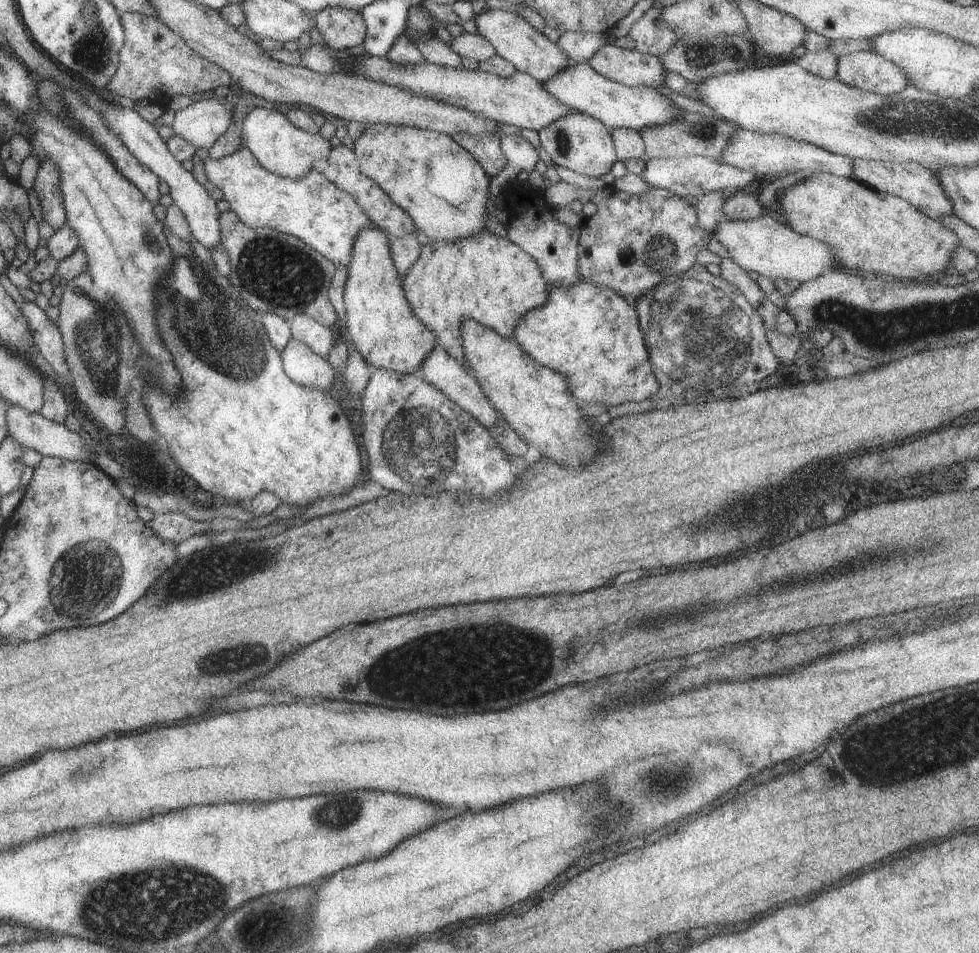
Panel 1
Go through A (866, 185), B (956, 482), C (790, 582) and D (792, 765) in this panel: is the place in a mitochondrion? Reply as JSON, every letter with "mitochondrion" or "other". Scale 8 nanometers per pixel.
{"A":"other","B":"other","C":"other","D":"other"}

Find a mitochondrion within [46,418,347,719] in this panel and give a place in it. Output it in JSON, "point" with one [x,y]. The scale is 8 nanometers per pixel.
{"point":[92,584]}

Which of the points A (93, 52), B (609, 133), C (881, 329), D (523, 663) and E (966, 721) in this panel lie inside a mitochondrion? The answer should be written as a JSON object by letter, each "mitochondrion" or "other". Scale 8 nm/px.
{"A":"mitochondrion","B":"other","C":"mitochondrion","D":"mitochondrion","E":"mitochondrion"}

